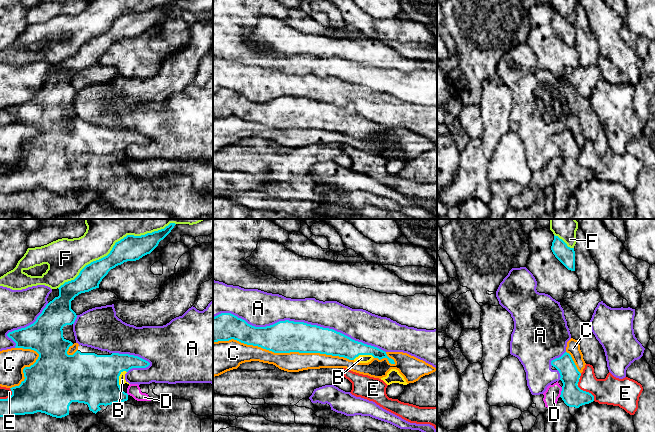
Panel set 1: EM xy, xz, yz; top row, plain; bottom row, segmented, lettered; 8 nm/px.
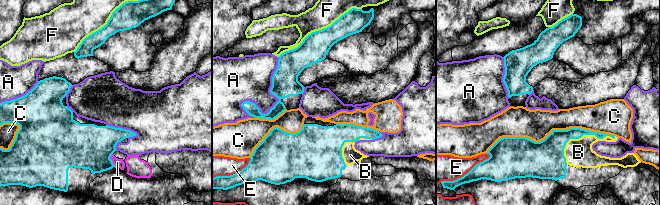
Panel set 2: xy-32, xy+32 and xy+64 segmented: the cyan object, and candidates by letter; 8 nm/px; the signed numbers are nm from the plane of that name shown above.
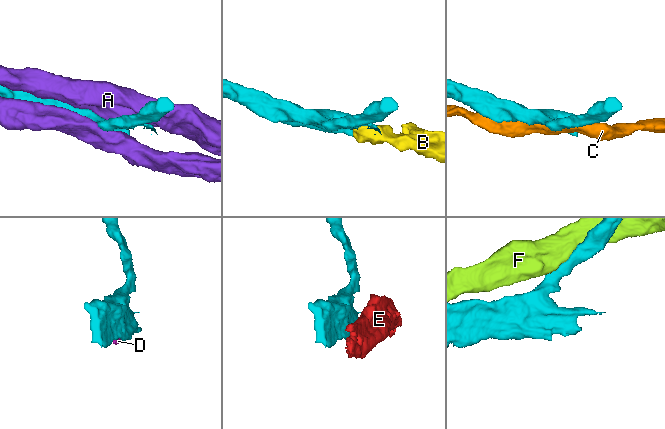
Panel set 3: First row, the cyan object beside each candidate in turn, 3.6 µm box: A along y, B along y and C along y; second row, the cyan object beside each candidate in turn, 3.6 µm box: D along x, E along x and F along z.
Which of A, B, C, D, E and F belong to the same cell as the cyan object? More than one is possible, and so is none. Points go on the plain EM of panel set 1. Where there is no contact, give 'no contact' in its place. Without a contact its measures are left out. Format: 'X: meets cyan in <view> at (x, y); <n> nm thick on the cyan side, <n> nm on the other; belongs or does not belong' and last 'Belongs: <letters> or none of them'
A: meets cyan in xz at (299, 98); 260 nm thick on the cyan side, 240 nm on the other; does not belong
B: meets cyan in xy at (118, 154); 400 nm thick on the cyan side, 50 nm on the other; belongs
C: meets cyan in xz at (283, 128); 260 nm thick on the cyan side, 160 nm on the other; does not belong
D: meets cyan in yz at (561, 168); 170 nm thick on the cyan side, 120 nm on the other; does not belong
E: meets cyan in yz at (587, 168); 170 nm thick on the cyan side, 220 nm on the other; does not belong
F: meets cyan in xy at (113, 23); 200 nm thick on the cyan side, 260 nm on the other; does not belong
Belongs: B

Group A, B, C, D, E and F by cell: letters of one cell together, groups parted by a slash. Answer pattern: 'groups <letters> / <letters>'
groups A / B / C / D / E / F

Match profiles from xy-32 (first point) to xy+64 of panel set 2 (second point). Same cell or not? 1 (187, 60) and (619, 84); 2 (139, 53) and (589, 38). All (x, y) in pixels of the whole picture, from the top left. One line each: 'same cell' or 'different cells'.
1: same cell
2: different cells

